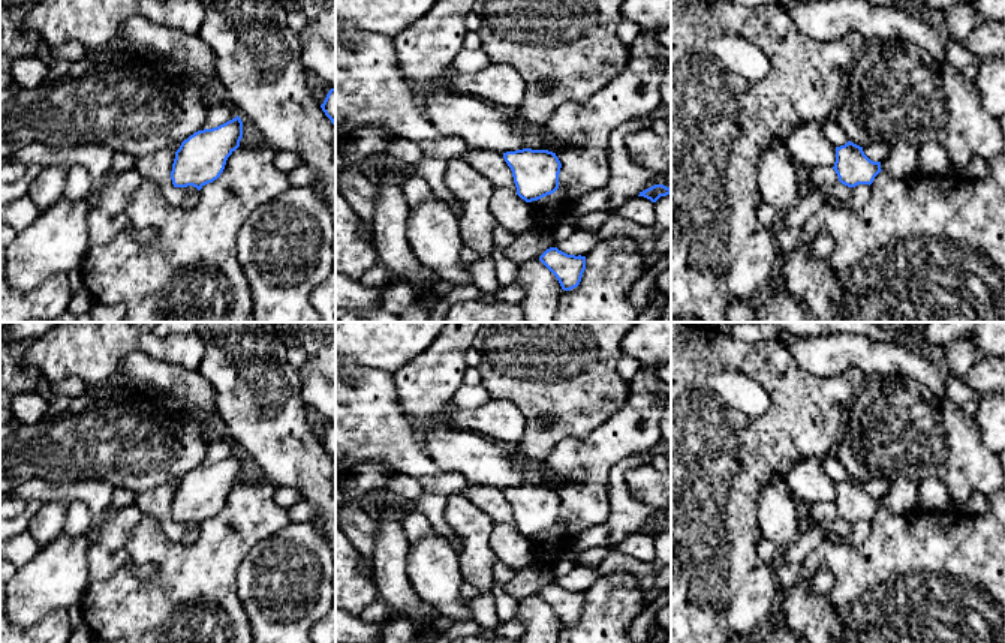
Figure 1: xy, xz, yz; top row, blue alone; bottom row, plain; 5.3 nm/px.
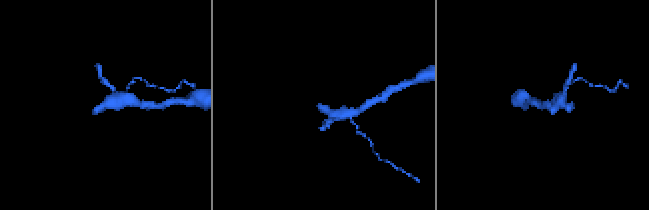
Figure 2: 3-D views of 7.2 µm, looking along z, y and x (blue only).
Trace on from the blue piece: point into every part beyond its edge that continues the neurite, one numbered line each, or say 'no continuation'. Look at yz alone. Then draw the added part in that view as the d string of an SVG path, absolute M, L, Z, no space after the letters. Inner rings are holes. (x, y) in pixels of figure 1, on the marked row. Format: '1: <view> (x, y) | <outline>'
1: yz (817, 176) | M809 168L809 184L824 186L840 183L833 168Z

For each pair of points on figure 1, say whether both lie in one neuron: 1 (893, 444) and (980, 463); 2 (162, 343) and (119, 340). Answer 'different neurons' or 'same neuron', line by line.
1: same neuron
2: different neurons

